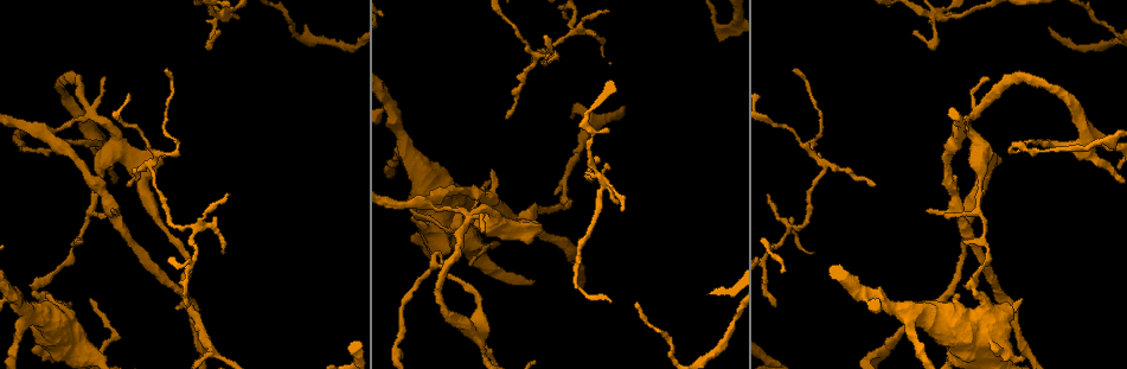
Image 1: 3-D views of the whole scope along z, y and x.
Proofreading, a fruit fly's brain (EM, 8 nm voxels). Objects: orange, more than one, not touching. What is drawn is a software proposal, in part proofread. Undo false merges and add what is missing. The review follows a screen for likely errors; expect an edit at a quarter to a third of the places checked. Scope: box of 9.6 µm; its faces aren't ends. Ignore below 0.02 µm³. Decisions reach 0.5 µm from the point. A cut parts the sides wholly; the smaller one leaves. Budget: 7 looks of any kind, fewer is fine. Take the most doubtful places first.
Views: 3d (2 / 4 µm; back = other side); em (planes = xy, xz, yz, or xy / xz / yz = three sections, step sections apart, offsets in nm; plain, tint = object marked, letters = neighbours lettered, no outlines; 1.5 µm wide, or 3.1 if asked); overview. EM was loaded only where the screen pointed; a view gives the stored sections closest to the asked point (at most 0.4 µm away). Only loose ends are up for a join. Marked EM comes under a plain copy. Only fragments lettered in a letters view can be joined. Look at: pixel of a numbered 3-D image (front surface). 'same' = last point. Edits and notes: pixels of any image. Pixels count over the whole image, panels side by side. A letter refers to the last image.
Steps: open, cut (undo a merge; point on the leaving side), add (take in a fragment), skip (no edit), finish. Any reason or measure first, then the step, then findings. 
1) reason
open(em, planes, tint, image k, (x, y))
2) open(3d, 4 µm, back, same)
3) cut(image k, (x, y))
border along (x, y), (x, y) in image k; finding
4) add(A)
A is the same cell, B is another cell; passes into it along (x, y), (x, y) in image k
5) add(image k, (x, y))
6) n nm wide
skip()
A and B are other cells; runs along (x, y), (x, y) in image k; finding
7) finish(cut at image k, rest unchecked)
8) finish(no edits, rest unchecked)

stops while still wide
open(3d, 4 µm, image 1, (42, 351))

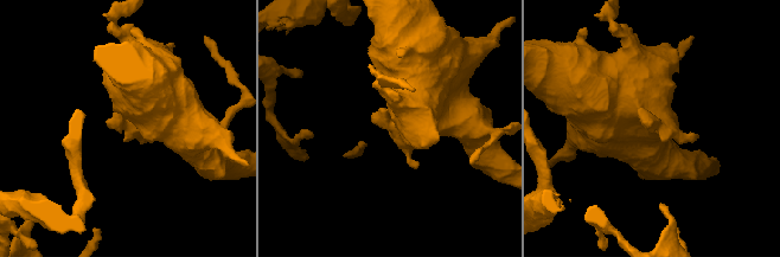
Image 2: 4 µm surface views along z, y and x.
open(em, planes, letters, image 2, (389, 121))

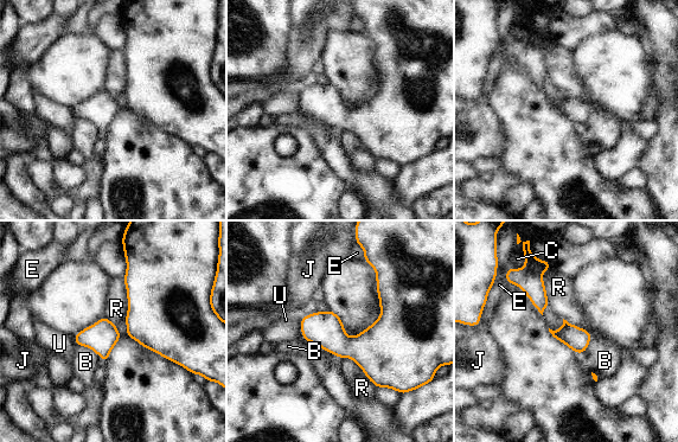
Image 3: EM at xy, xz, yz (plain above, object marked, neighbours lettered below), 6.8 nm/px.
skip()
B, C, E, J, R and U are other cells; border along (550, 268), (542, 275), (549, 306) in image 3; none of them fits

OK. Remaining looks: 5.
tapers out
open(em, xz, step 4, tint, image 1, (80, 239))

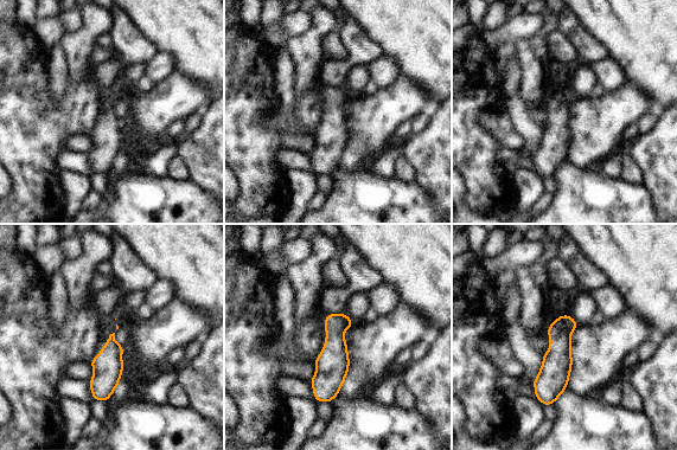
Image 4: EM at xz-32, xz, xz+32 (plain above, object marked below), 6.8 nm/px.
cut it another way
open(em, planes, letters, same)

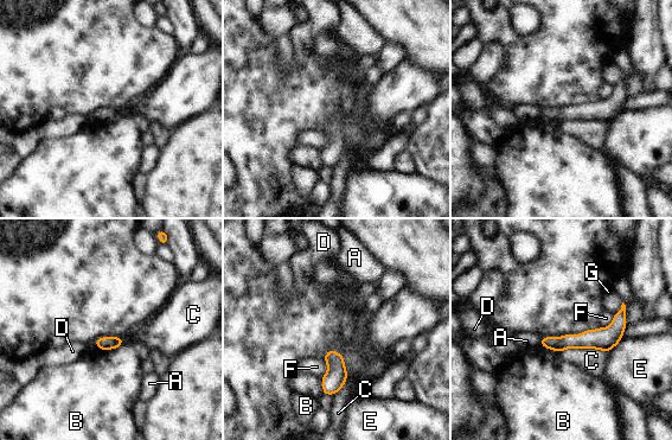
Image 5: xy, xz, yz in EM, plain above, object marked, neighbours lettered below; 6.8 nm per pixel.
skip()
A, B, C, D, E, F and G are other cells; border along (612, 348), (561, 352) in image 5; no lettered fragment goes on from it

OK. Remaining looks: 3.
abrupt turn
open(3d, 2 µm, back, image 1, (153, 151))

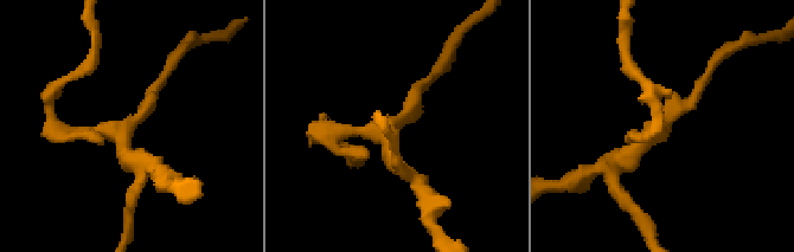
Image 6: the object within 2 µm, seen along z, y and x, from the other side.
open(em, planes, letters, image 6, (389, 123))

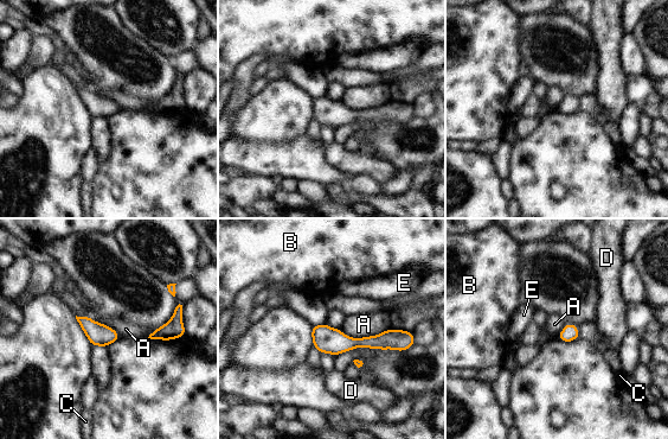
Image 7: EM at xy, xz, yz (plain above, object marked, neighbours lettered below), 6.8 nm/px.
skip()
A, B, C, D and E are other cells; border along (389, 328), (357, 338), (338, 329) in image 7; all the same cell

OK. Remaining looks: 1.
finish(no edits, rest unchecked)

